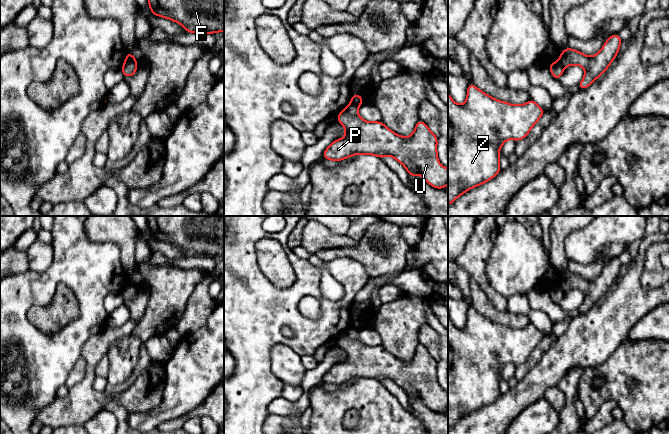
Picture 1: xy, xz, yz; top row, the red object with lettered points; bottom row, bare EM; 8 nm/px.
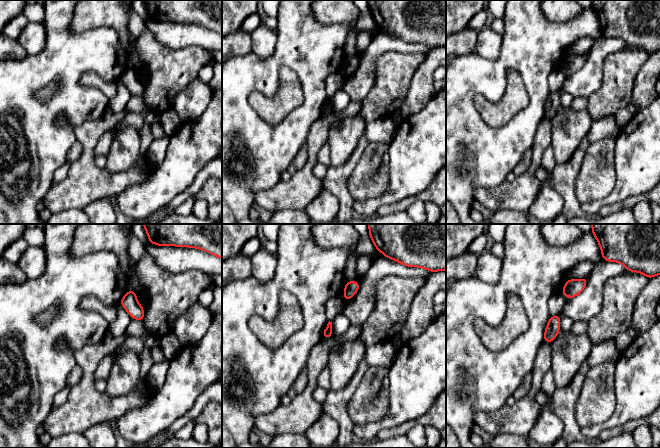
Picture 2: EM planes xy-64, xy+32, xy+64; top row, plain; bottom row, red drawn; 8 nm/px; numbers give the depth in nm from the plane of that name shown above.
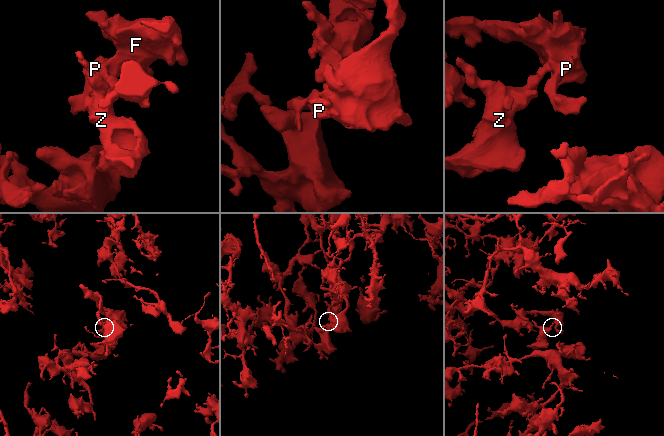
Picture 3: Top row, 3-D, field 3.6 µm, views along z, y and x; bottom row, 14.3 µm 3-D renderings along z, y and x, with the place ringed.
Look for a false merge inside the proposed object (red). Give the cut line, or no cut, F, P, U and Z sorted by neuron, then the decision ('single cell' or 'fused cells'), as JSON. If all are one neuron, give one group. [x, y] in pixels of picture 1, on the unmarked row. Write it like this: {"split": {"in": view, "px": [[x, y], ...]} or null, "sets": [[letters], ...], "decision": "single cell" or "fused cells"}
{"split": {"in": "xy", "px": [[135, 282], [128, 283], [125, 286]]}, "sets": [["F", "P", "U"], ["Z"]], "decision": "fused cells"}

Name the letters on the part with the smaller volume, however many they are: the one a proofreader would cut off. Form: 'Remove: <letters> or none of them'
Remove: Z

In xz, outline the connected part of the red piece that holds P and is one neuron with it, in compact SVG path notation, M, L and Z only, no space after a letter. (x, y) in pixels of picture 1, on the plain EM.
M350 328L337 339L336 344L343 349L346 359L342 363L334 364L323 376L322 382L341 385L359 378L374 379L380 383L390 379L407 393L408 400L413 402L418 397L429 409L437 413L443 414L448 409L448 392L441 390L438 384L438 361L430 355L425 346L418 344L413 358L403 361L388 353L382 344L369 346L361 343L358 330Z

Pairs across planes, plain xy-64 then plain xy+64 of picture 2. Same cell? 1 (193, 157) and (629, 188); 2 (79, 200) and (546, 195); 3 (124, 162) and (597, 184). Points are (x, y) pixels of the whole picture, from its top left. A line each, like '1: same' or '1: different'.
1: same
2: different
3: different

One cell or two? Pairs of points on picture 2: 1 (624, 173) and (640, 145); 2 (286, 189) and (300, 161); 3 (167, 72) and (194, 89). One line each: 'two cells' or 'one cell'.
1: one cell
2: two cells
3: two cells

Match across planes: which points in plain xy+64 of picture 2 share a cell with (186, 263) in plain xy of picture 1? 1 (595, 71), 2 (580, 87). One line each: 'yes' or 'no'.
1: yes
2: yes

